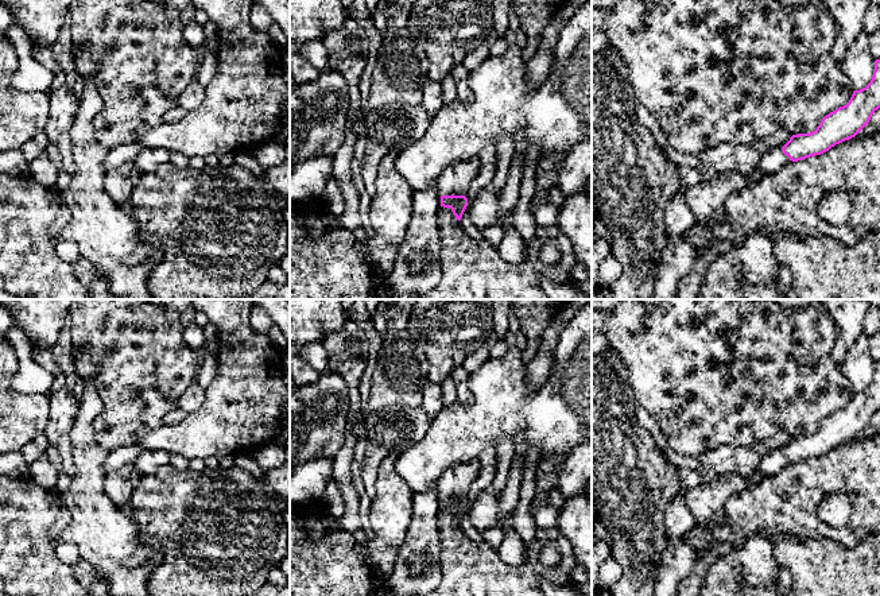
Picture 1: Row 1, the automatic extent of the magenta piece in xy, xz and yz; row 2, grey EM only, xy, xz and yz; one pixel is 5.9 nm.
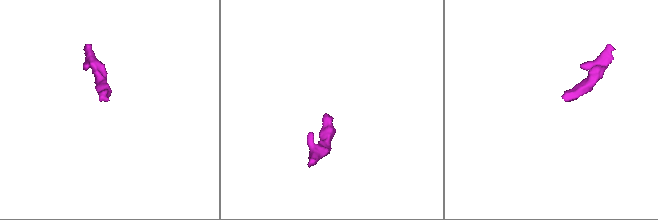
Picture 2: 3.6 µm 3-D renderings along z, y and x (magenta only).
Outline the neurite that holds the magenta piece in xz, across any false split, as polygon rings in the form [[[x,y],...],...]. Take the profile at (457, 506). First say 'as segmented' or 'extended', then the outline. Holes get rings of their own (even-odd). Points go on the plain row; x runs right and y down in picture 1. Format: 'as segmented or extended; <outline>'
extended; [[[478,458],[468,464],[454,465],[442,473],[435,485],[435,491],[441,498],[441,508],[450,510],[458,523],[468,508],[465,498],[470,484],[477,479],[480,468]]]

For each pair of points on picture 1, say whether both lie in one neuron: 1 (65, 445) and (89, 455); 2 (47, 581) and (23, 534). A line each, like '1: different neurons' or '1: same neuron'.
1: different neurons
2: same neuron

